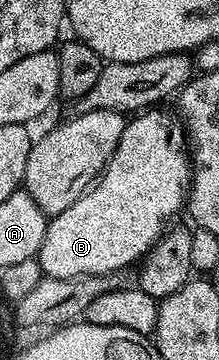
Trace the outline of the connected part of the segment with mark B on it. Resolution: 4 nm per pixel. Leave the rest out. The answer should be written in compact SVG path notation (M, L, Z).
M151 107L131 116L120 135L120 143L116 143L116 151L106 160L102 176L80 199L76 199L76 203L72 203L72 207L49 218L37 256L45 276L72 279L84 275L117 274L117 269L126 269L133 261L134 264L141 262L147 251L162 238L173 222L170 220L181 209L183 212L192 162L188 156L183 126L176 120L175 114L170 113L165 113L162 107Z

